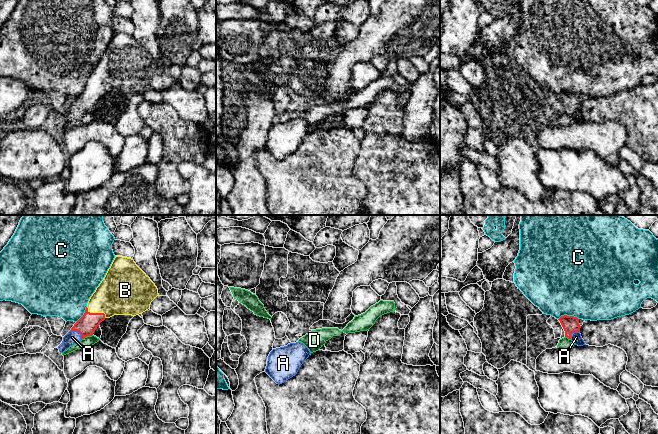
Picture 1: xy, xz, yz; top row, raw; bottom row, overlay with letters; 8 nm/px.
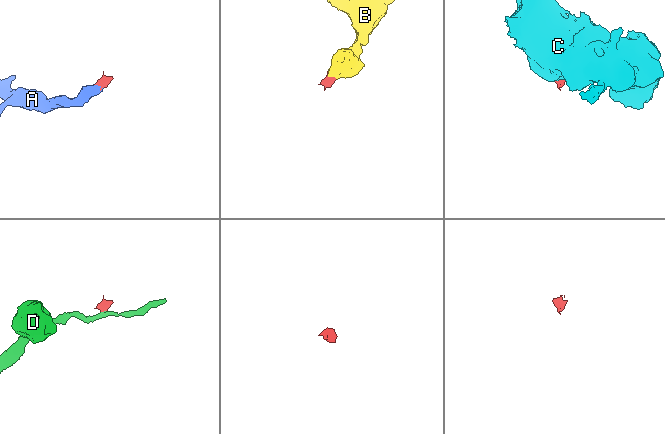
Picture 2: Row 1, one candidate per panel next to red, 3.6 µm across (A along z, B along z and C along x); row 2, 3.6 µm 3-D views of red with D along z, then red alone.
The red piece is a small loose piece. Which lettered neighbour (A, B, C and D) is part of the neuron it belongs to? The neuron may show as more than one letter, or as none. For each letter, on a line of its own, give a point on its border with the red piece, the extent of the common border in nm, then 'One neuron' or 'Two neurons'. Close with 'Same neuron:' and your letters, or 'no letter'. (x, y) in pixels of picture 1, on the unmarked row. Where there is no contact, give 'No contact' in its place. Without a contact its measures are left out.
A: Touches red at xy (78, 107). Shared border 120 nm. One neuron
B: Touches red at xy (96, 89). Shared border 180 nm. One neuron
C: Touches red at yz (568, 92). Shared border 170 nm. Two neurons
D: Touches red at xy (86, 112). Shared border 110 nm. Two neurons
Same neuron: A, B

